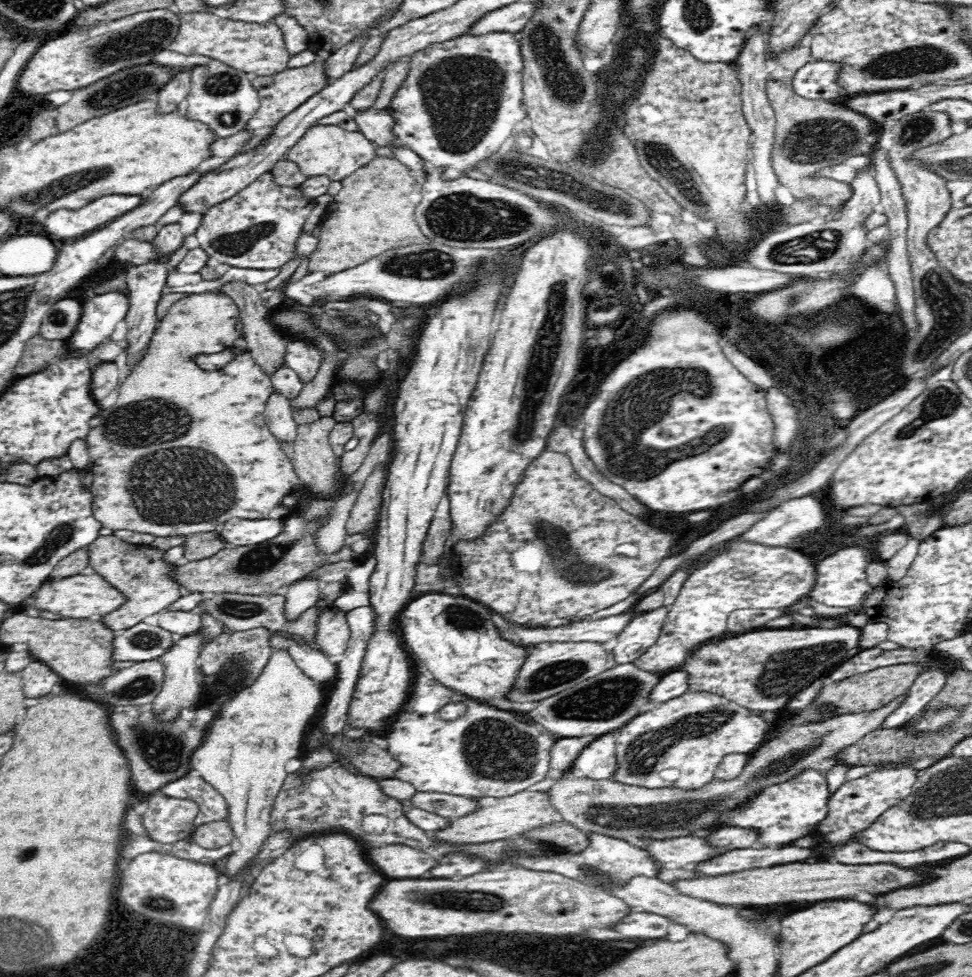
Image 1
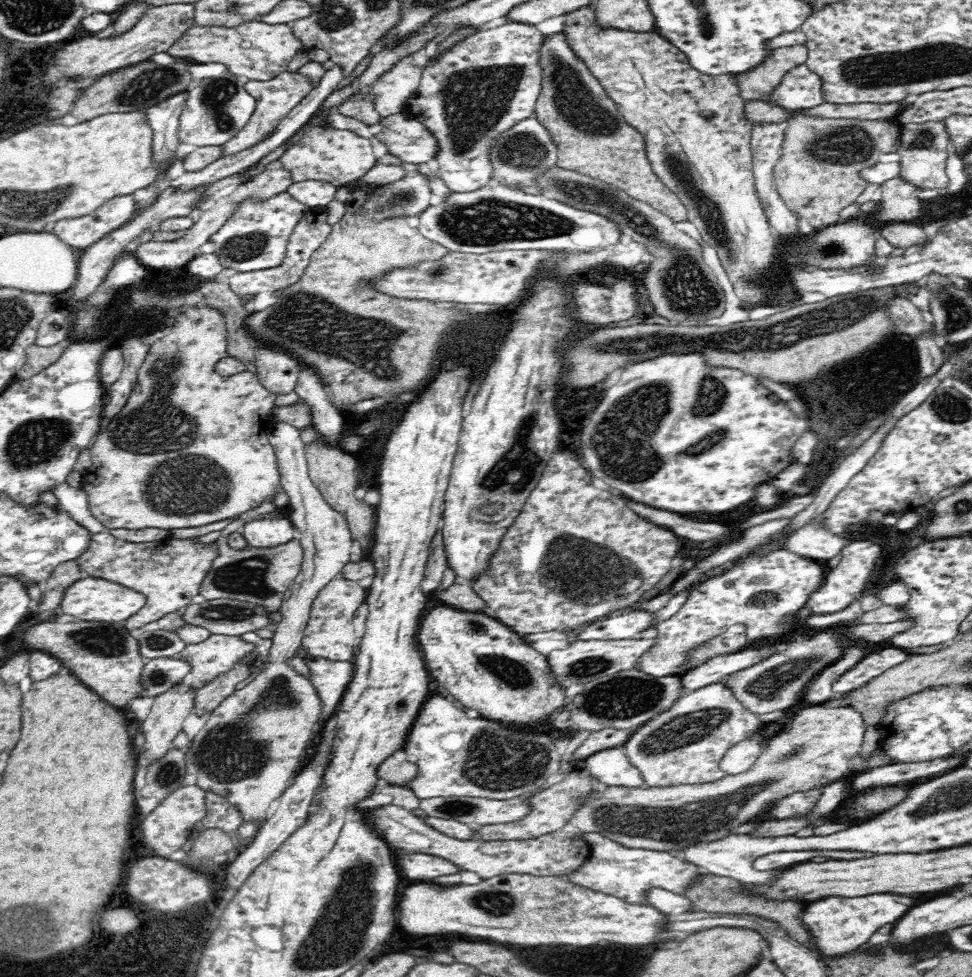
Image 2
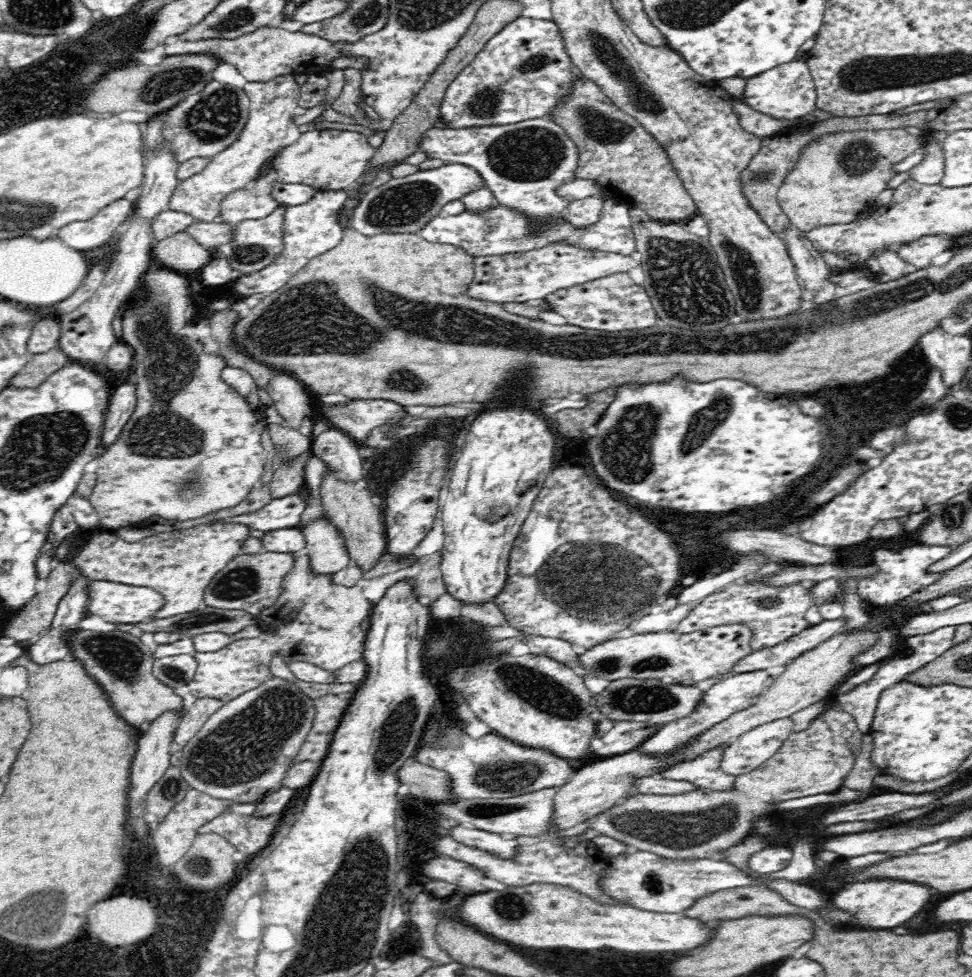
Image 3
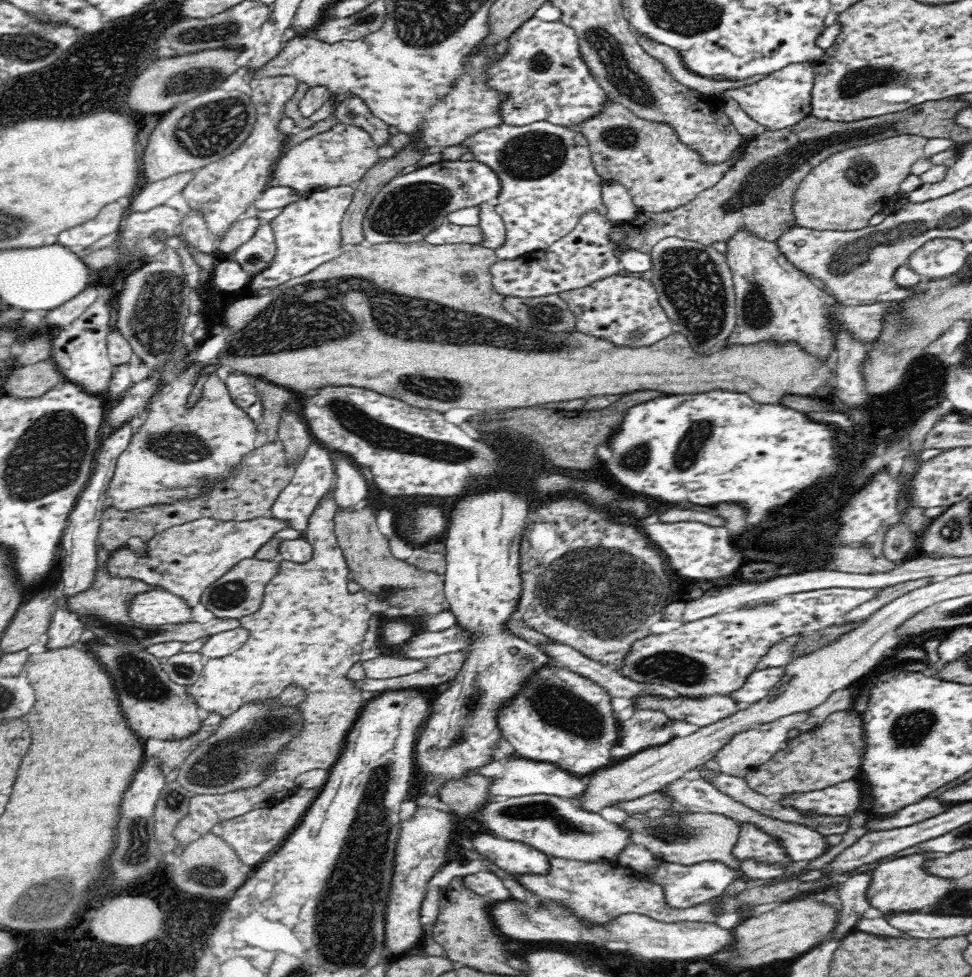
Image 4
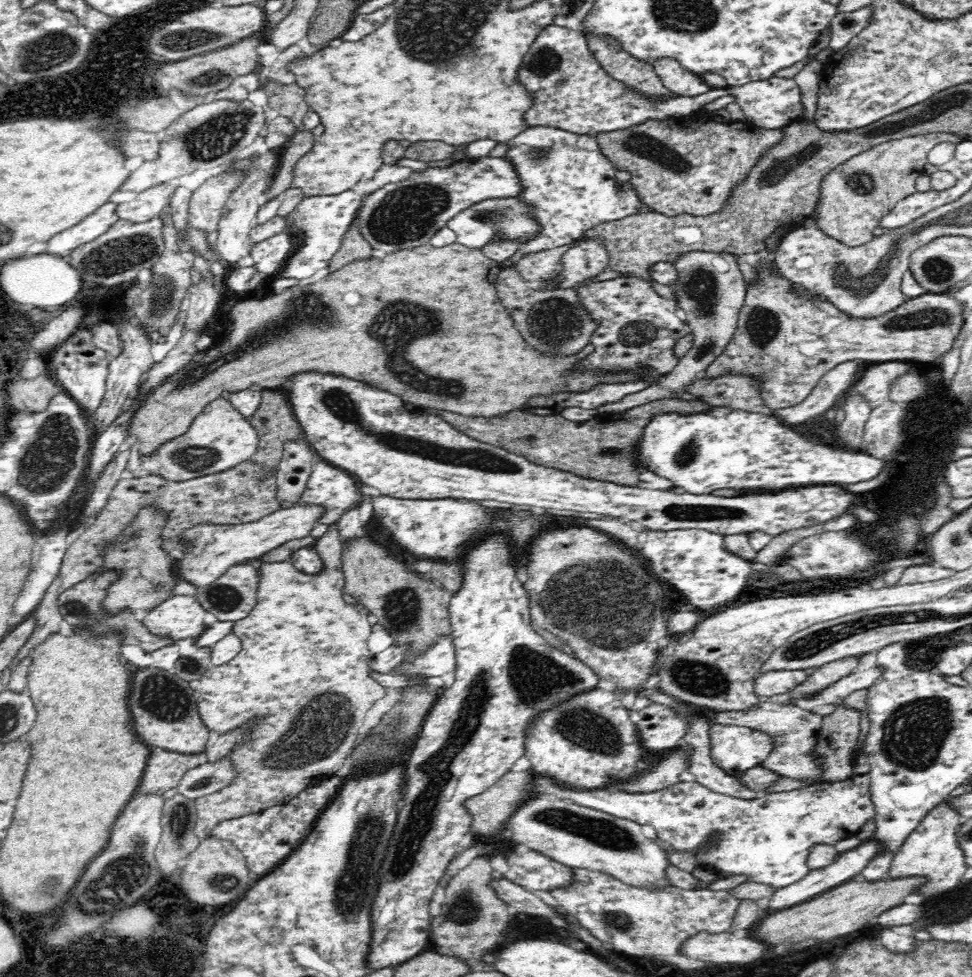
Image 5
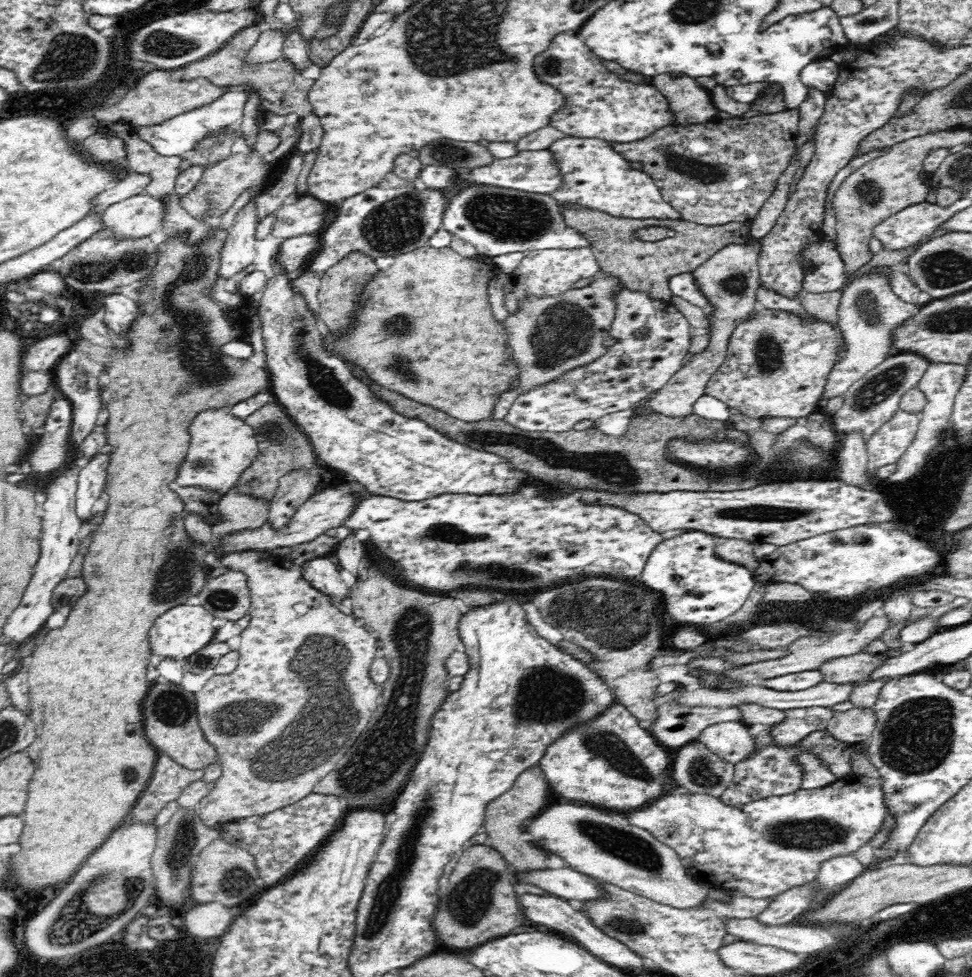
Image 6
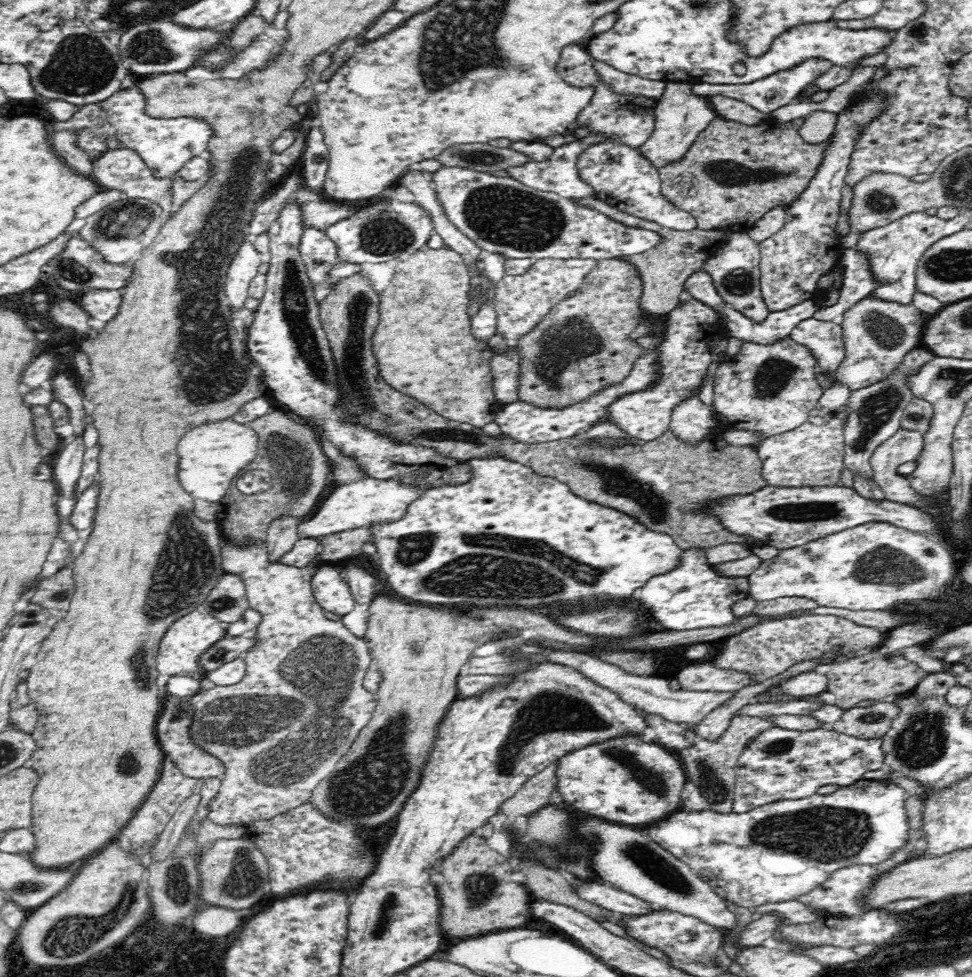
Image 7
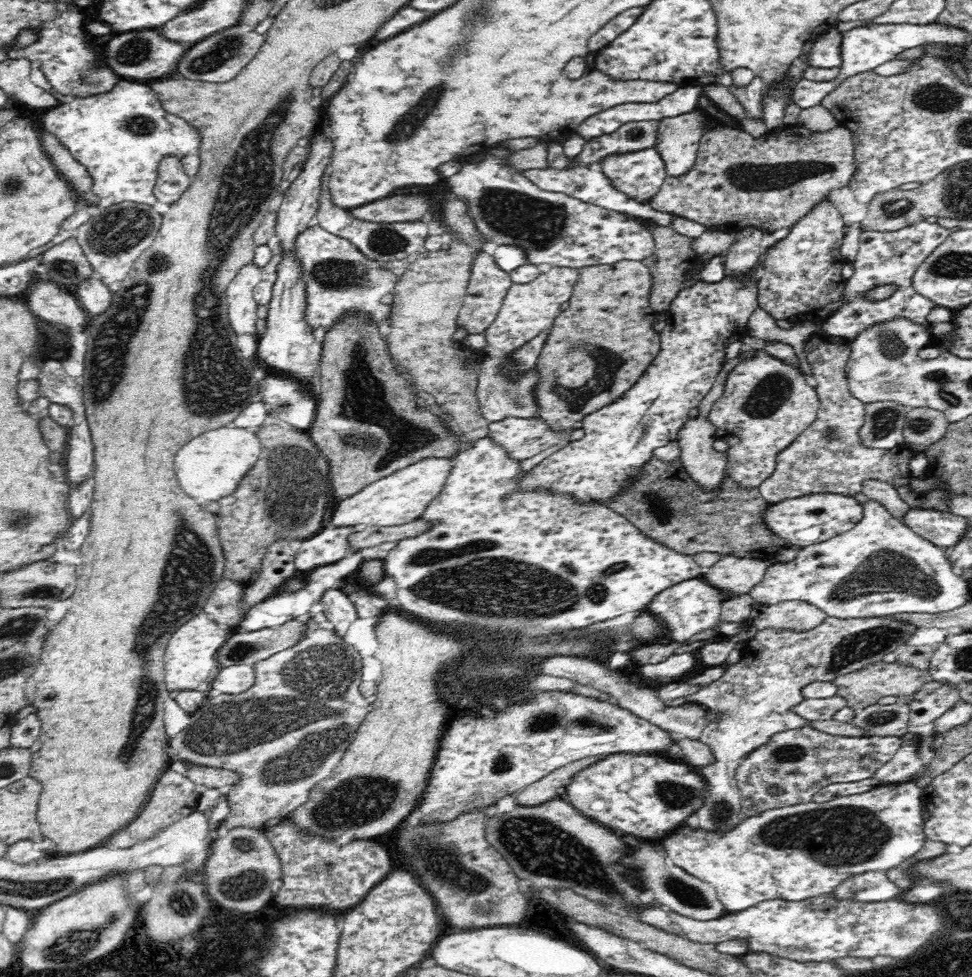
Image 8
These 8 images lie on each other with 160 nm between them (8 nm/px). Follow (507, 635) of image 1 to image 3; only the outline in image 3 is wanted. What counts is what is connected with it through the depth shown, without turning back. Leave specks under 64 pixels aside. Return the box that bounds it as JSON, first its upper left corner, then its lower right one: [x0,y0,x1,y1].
[626,602,700,634]

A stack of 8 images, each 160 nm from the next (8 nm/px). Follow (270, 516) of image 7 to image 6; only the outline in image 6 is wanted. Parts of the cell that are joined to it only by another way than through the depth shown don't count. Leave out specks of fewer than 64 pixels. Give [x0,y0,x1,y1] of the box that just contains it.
[234,402,325,504]

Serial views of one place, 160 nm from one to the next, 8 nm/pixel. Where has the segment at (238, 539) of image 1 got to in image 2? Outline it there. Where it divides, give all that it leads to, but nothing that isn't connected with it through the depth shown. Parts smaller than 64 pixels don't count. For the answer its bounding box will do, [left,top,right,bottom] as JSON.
[240,517,298,548]

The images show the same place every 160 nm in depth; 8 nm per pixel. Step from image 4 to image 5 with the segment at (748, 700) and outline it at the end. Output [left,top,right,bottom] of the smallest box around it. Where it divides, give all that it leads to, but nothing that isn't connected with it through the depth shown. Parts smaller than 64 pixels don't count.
[753,670,809,699]

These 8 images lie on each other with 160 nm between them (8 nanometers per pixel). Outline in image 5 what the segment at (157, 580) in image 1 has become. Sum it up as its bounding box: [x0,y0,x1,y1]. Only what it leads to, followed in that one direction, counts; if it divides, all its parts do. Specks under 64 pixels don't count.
[175,504,325,587]

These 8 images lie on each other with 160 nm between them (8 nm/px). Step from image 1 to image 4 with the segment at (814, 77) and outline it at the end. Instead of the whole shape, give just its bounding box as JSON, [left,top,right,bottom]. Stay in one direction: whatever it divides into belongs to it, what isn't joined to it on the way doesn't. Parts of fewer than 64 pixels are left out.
[721,62,814,131]

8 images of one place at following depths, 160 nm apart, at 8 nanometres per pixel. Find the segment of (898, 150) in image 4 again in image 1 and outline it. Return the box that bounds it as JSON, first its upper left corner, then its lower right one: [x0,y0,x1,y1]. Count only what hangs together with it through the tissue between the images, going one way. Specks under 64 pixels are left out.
[764,41,878,210]

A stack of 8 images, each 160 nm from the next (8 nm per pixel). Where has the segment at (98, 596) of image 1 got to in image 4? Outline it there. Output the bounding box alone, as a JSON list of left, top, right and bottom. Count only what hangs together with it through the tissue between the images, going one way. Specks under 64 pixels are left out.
[129,589,192,625]

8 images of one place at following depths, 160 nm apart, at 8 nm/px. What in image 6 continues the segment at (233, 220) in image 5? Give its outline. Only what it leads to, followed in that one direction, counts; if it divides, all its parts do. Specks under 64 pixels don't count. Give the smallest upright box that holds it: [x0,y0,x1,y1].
[219,199,259,280]

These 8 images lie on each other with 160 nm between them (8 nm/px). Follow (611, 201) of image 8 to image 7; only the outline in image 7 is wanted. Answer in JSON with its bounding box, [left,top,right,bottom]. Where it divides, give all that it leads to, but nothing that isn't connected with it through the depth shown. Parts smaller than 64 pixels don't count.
[502,139,598,199]

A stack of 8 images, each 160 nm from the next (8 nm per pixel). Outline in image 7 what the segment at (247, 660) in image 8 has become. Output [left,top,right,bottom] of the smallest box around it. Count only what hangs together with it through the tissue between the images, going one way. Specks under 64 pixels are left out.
[200,636,258,671]

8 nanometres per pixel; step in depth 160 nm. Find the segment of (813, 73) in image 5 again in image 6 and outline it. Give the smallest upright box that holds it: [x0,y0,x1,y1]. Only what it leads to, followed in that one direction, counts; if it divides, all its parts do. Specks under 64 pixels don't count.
[797,88,826,147]

